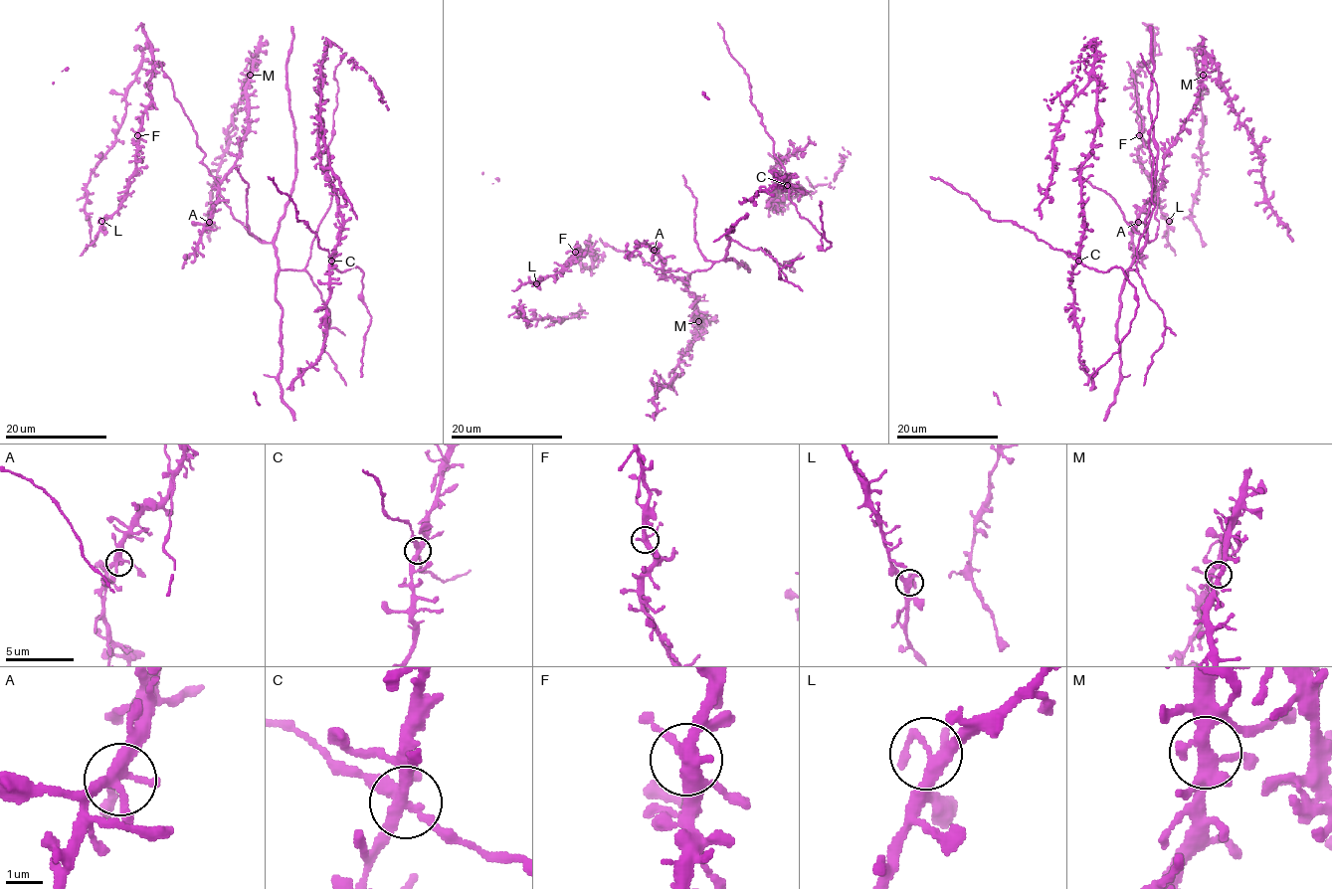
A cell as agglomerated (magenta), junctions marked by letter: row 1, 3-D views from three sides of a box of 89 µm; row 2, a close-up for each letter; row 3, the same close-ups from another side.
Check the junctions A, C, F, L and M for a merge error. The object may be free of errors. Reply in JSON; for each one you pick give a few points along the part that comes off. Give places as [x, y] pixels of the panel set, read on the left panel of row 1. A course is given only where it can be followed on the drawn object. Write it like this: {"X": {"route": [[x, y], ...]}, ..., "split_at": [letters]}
{"split_at": []}

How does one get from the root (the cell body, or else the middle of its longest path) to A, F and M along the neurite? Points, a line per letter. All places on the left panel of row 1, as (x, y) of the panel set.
A: (278, 267), (277, 249), (273, 244), (254, 238), (235, 218), (219, 194), (209, 222)
F: (278, 267), (273, 244), (254, 238), (224, 202), (163, 74), (151, 77), (137, 135)
M: (278, 267), (277, 249), (272, 243), (254, 238), (235, 218), (219, 187), (246, 132), (250, 75)

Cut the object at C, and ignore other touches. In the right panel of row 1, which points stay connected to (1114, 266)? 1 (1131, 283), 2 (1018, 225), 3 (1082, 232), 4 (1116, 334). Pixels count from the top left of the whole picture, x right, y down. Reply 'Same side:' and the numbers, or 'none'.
Same side: 1, 2

